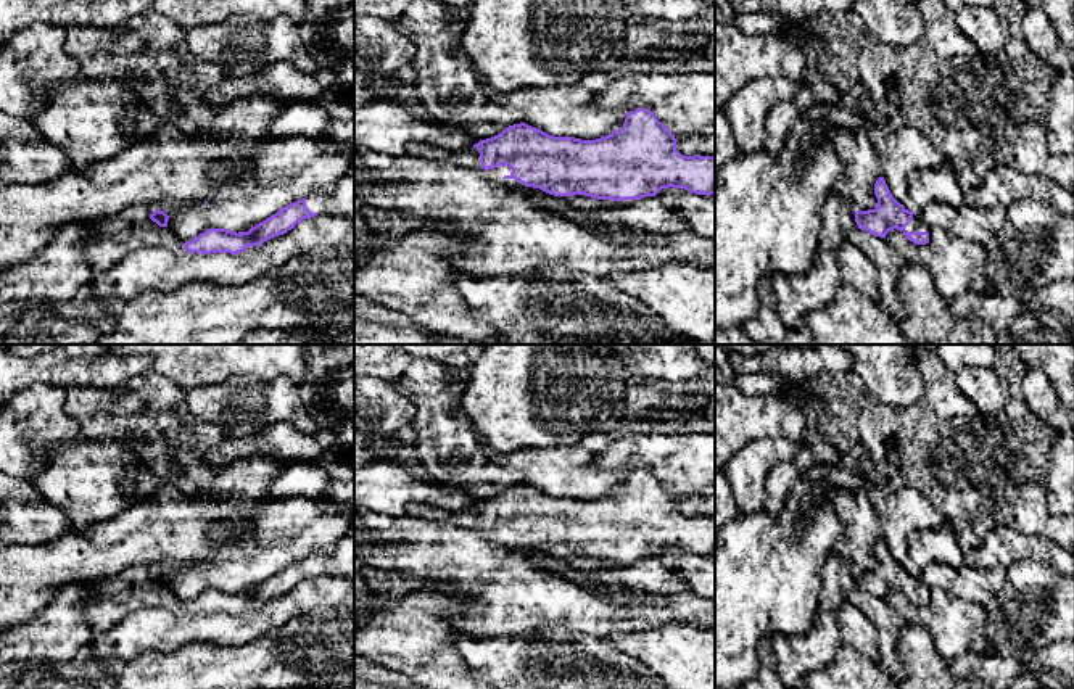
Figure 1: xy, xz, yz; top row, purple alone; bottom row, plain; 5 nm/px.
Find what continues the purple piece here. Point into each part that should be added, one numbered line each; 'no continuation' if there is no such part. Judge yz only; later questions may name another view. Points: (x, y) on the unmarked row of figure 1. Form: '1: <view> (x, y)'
1: yz (917, 585)

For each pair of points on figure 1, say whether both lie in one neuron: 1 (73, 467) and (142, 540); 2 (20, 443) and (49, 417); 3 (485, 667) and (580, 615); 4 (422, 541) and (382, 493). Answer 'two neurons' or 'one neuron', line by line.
1: two neurons
2: one neuron
3: two neurons
4: two neurons

